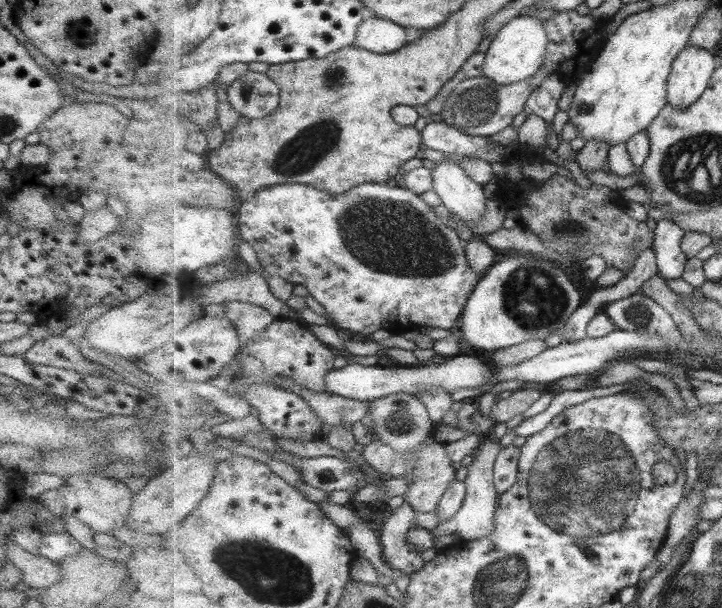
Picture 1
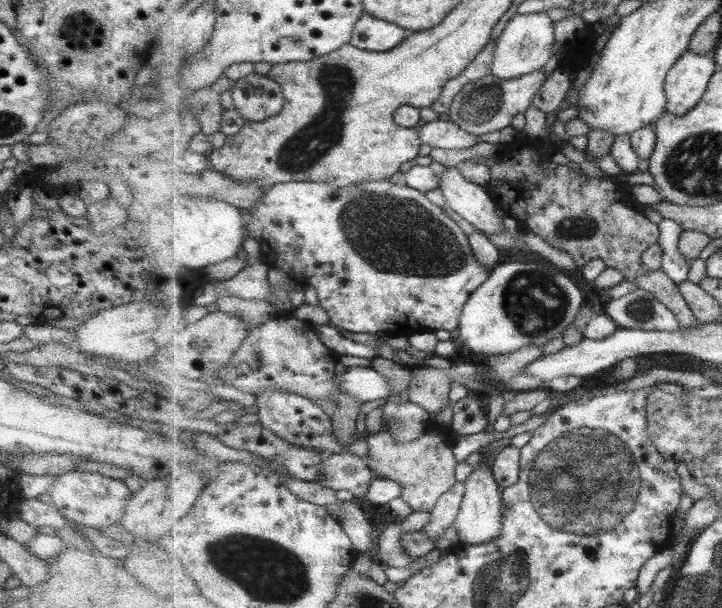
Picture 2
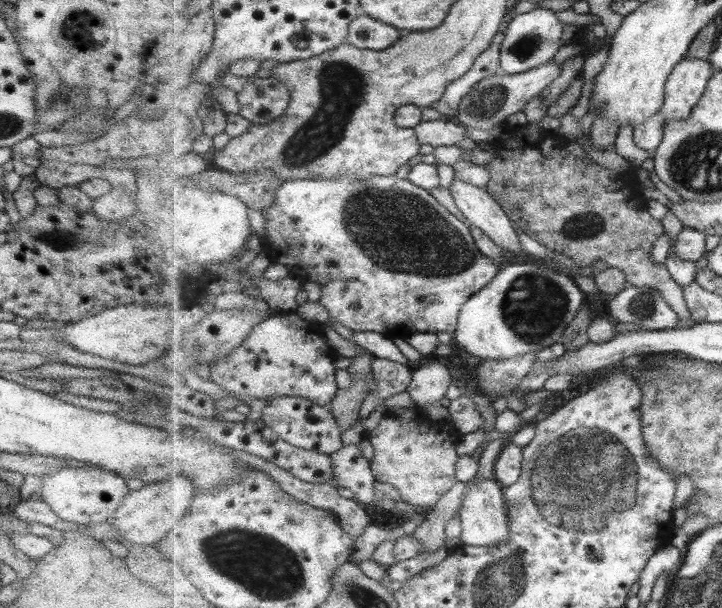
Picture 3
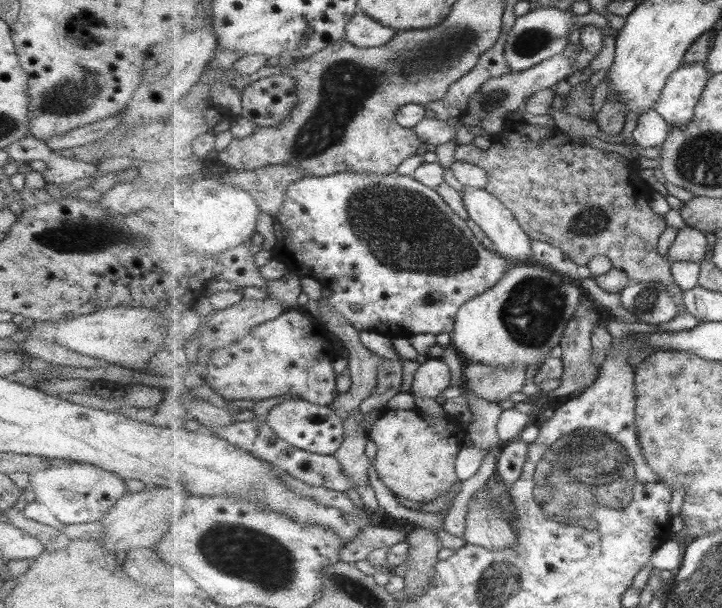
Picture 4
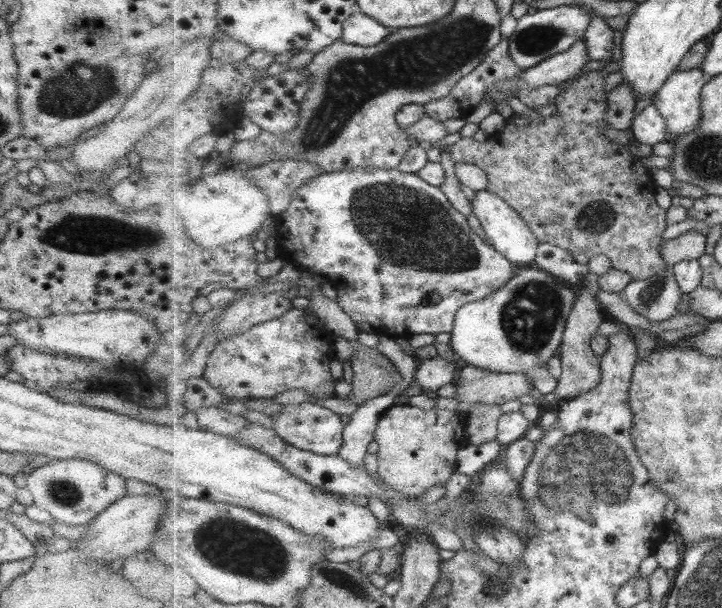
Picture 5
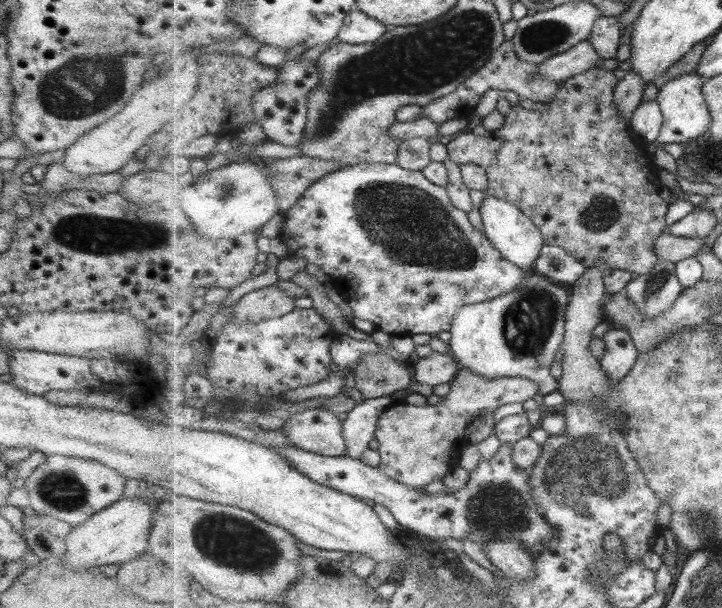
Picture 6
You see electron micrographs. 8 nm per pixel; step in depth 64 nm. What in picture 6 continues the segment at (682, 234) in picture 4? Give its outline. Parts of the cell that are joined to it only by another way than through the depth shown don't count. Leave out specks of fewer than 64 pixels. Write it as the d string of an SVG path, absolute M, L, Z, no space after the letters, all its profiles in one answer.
M667 231L657 239L655 244L657 256L675 265L687 258L695 257L703 247L705 247L703 238L675 237Z

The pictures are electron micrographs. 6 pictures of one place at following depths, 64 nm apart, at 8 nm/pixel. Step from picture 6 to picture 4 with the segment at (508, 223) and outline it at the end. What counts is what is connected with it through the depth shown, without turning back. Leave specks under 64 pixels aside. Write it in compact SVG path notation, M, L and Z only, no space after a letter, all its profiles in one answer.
M462 186L462 199L467 207L470 219L472 219L490 239L496 252L503 256L505 260L512 264L521 264L522 261L527 261L533 257L533 239L529 234L525 233L525 229L521 227L521 222L515 219L513 212L509 210L493 193L486 188L475 188L472 186Z

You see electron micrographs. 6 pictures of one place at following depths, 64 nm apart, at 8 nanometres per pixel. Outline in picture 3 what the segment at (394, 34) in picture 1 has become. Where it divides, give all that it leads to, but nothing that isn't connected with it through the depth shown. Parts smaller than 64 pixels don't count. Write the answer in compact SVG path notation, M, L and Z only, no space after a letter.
M365 13L351 24L347 42L362 49L385 50L401 38L401 30L371 18Z

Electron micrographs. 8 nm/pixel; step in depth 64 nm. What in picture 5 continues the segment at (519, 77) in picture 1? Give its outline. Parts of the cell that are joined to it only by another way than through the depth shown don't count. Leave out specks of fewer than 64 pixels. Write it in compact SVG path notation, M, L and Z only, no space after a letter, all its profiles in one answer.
M581 4L563 5L557 8L546 8L526 13L518 20L514 33L508 38L509 54L512 61L521 68L536 67L537 64L555 56L560 52L567 52L579 39L584 38L589 24L592 22L592 11L581 9Z

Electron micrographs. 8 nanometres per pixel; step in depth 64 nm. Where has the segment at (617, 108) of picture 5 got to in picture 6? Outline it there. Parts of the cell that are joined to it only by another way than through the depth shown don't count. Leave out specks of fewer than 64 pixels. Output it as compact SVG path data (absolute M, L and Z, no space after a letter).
M629 71L629 73L619 82L615 88L615 103L619 111L623 113L624 120L632 121L632 116L641 105L641 98L645 92L644 80L636 74L636 72Z

